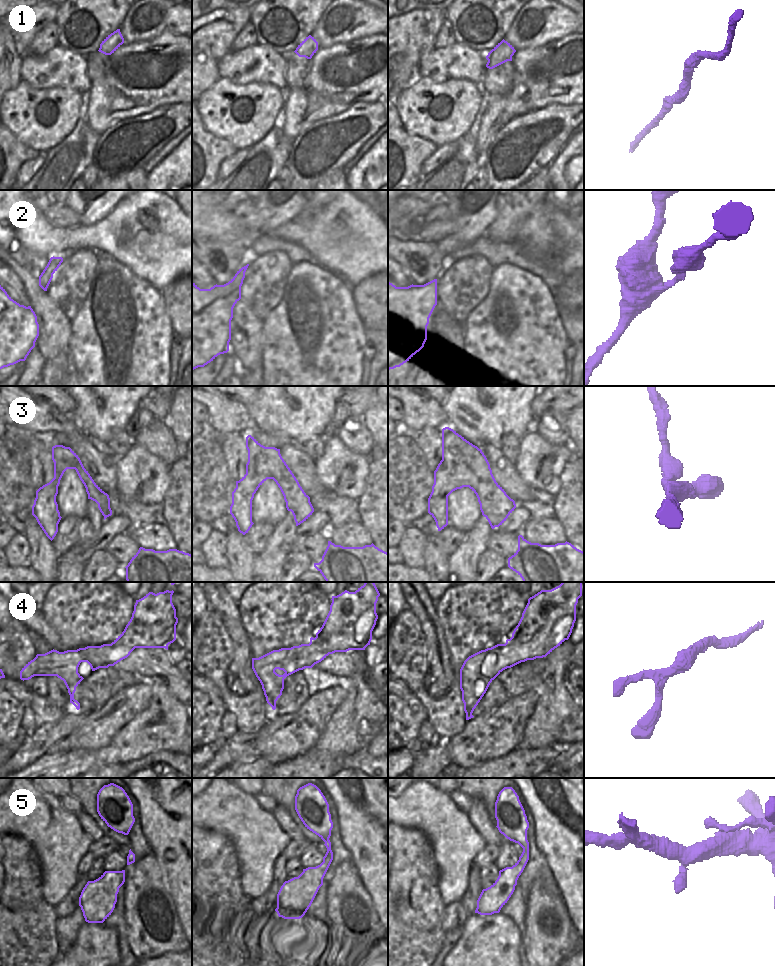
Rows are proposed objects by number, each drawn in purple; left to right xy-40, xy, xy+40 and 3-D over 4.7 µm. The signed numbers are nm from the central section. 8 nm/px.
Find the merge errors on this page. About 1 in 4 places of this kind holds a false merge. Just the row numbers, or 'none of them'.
none of them

